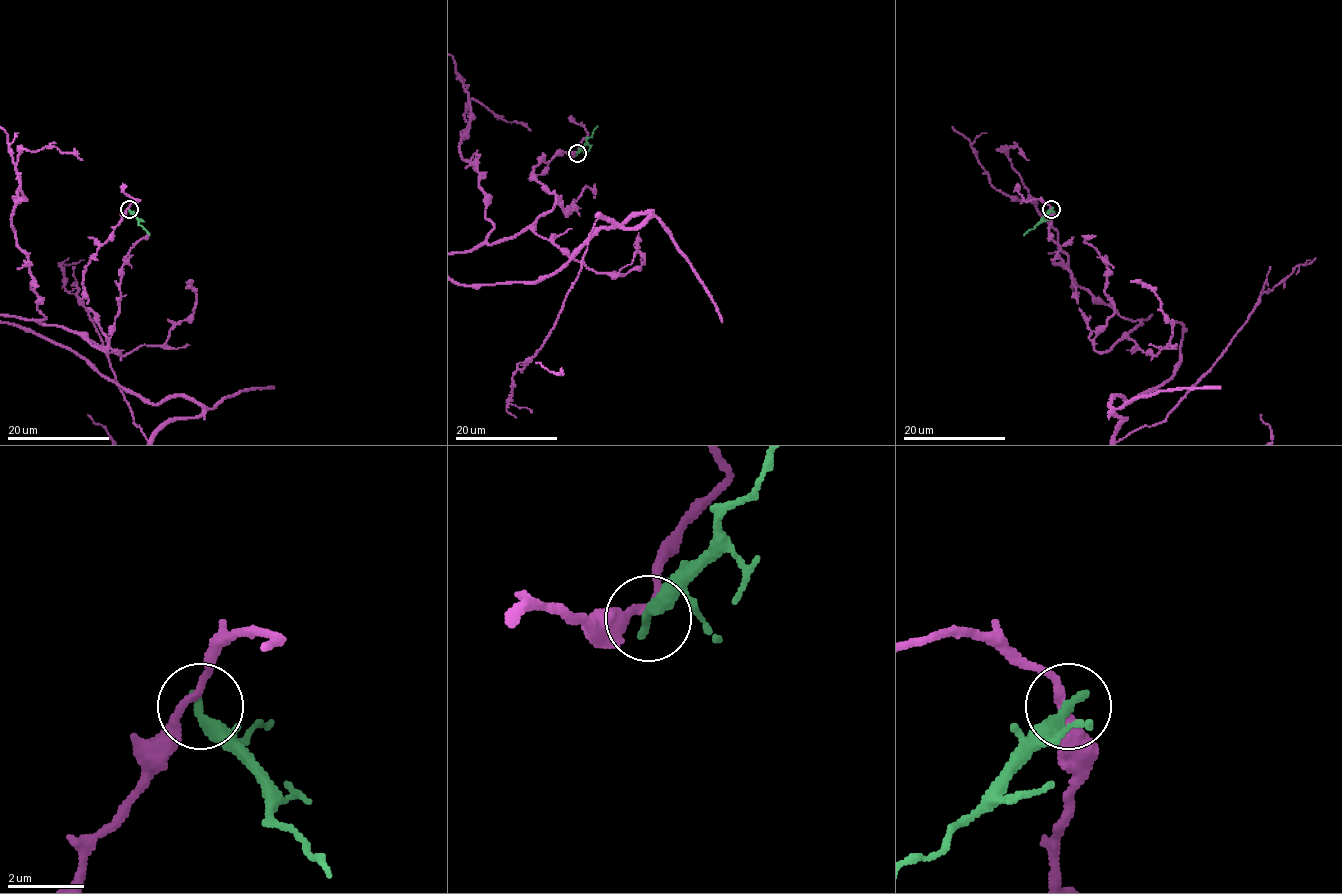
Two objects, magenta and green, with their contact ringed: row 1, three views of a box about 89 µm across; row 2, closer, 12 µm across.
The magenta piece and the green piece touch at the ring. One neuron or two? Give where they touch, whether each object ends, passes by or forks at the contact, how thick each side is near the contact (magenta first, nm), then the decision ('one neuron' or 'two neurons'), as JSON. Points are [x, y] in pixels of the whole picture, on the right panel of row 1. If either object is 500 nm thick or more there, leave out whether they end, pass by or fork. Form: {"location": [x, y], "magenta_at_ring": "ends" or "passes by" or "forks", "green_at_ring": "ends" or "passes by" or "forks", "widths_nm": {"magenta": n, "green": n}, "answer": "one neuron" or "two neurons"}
{"location": [1051, 209], "magenta_at_ring": "passes by", "green_at_ring": "ends", "widths_nm": {"magenta": 200, "green": 360}, "answer": "two neurons"}

